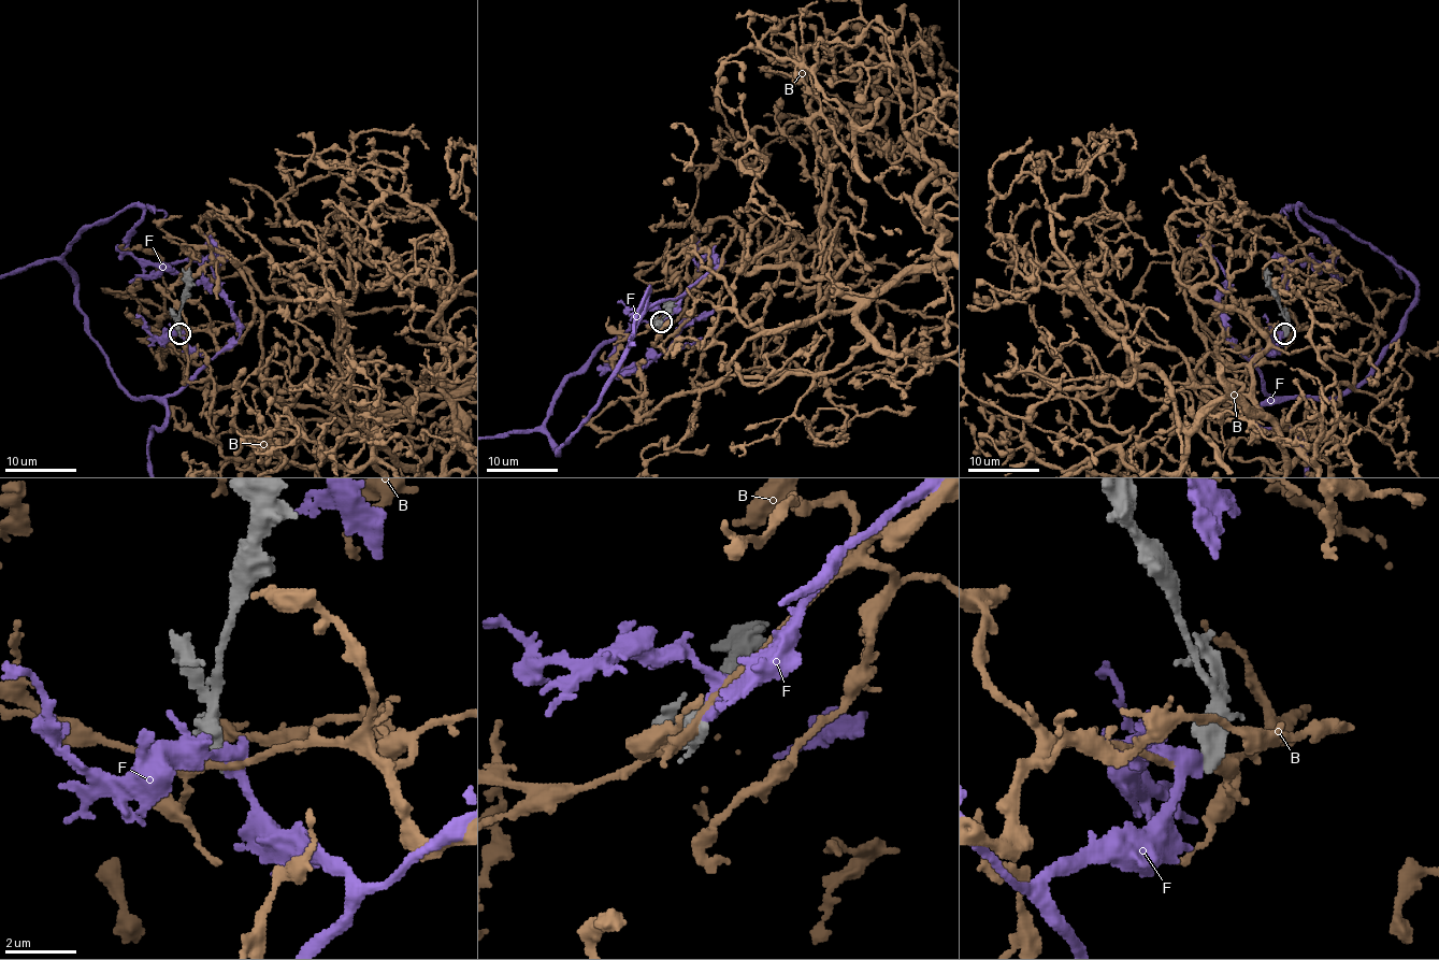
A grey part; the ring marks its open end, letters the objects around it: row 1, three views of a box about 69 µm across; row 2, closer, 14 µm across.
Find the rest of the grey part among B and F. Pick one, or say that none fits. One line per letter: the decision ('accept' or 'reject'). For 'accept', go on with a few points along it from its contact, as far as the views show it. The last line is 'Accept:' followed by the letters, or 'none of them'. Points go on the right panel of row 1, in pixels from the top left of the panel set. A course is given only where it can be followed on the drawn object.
B: reject
F: accept
Accept: F

